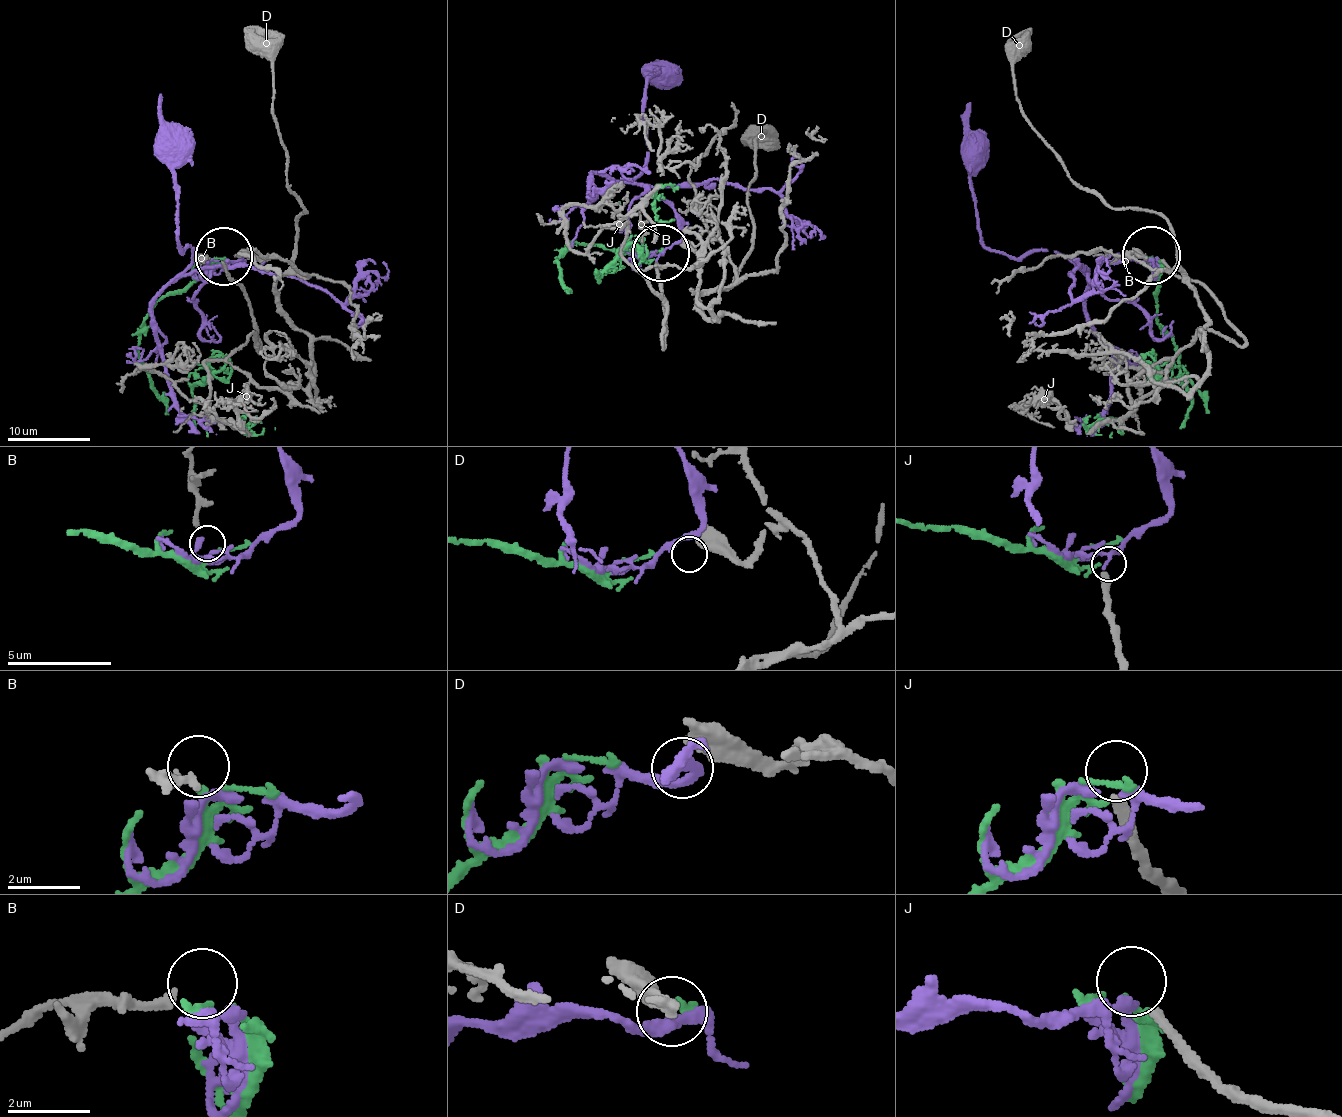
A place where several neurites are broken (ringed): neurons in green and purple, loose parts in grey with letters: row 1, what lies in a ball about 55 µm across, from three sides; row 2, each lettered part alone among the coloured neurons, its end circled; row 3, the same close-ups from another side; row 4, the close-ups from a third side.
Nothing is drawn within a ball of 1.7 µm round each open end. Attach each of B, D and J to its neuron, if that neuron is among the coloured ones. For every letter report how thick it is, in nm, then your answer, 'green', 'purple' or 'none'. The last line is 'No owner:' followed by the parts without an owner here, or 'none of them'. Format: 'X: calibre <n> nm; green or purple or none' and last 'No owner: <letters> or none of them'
B: calibre 200 nm; green
D: calibre 480 nm; none
J: calibre 300 nm; none
No owner: D, J

